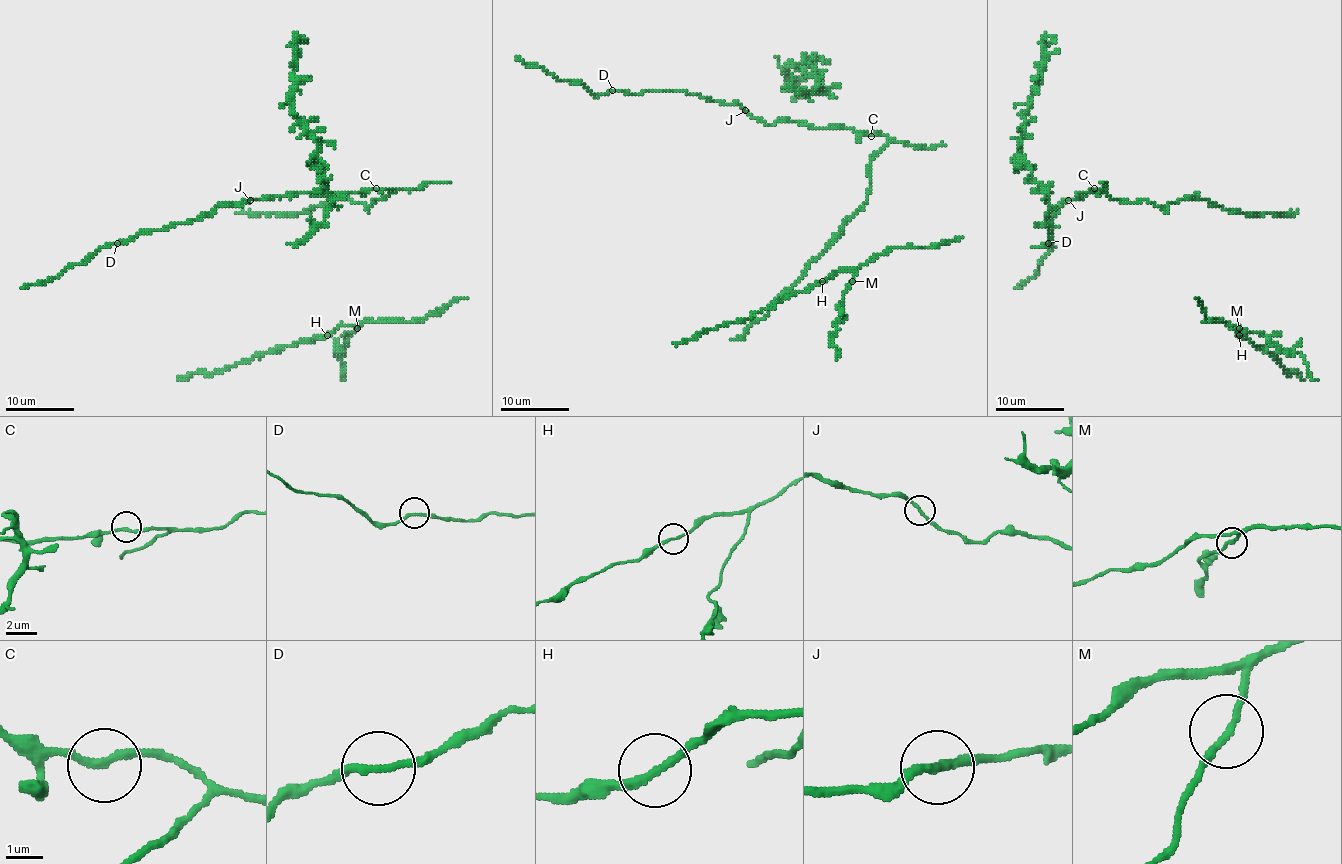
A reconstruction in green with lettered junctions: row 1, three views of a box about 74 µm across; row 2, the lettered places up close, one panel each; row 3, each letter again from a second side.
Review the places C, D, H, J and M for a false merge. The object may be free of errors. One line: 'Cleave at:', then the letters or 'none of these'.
Cleave at: none of these

